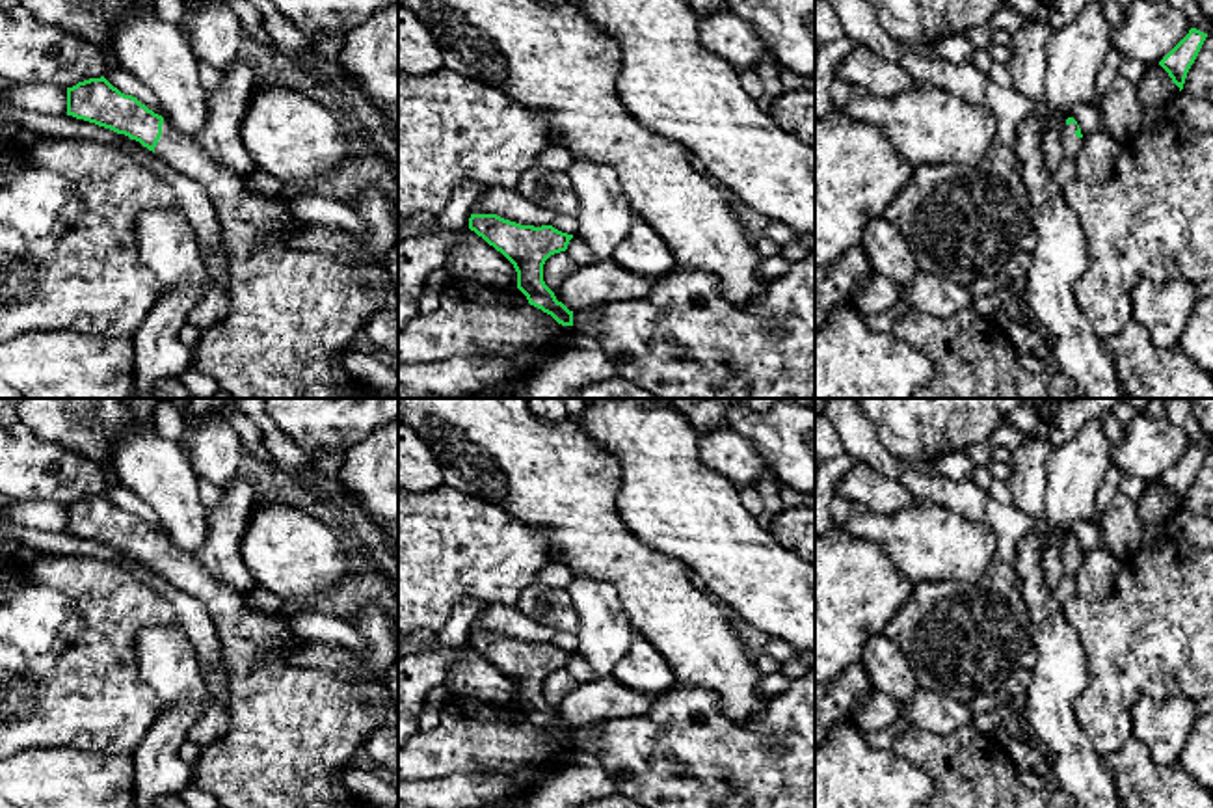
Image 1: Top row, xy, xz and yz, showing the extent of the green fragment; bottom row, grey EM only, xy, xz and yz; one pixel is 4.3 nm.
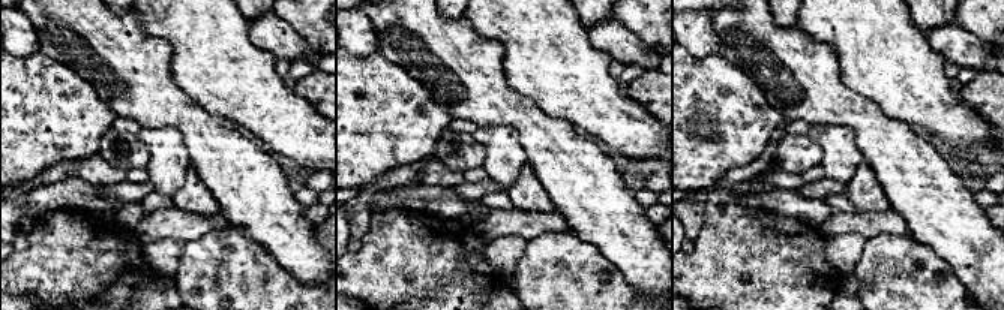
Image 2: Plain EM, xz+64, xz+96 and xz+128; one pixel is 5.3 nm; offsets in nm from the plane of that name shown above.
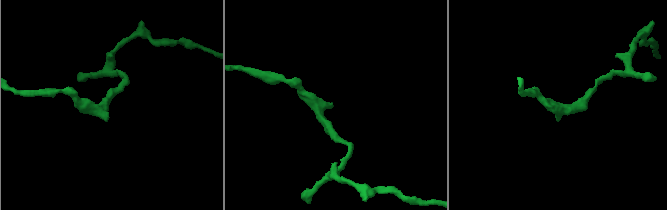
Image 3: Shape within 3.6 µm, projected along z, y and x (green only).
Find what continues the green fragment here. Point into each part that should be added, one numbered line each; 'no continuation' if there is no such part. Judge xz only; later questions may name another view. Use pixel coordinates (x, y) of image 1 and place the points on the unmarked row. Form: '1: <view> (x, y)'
no continuation

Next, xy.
1: xy (294, 730)

